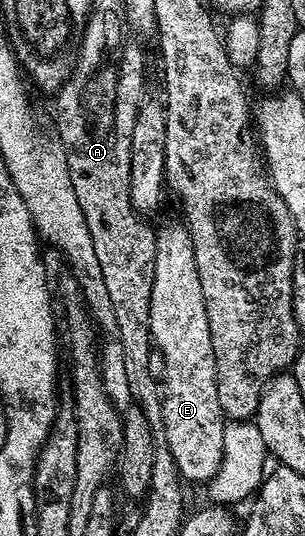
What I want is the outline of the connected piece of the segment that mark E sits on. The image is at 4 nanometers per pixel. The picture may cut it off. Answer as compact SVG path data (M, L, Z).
M186 225L158 226L155 234L155 262L153 263L153 291L149 303L149 327L154 348L163 356L161 388L163 391L163 422L167 436L167 450L179 468L180 478L186 482L207 483L222 461L222 439L225 418L221 403L217 403L217 367L213 359L213 339L209 339L209 315L205 315L205 295L201 295L201 279L193 259L193 241Z

